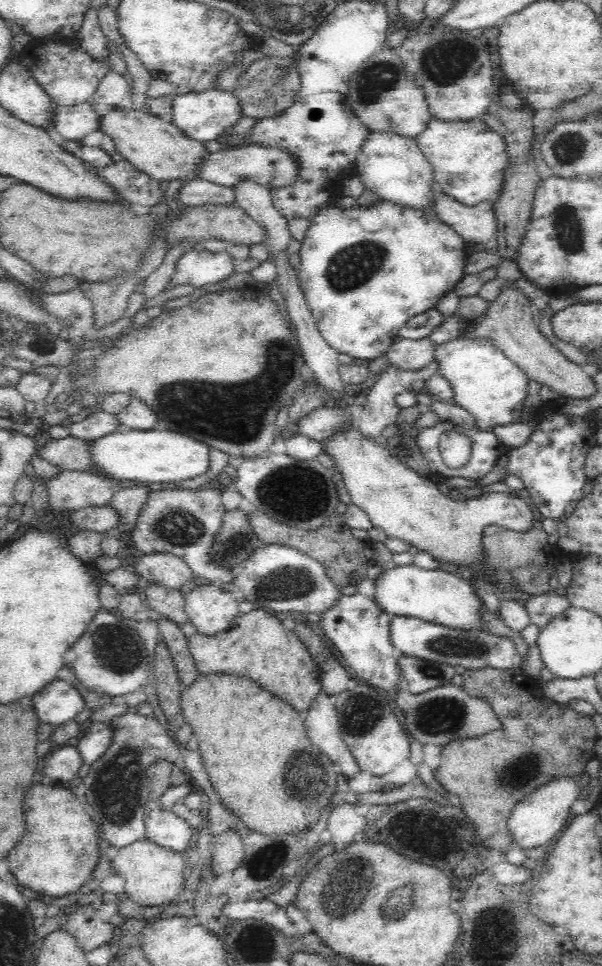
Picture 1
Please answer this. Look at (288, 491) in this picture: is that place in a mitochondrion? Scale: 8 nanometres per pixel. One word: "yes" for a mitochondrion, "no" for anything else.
yes

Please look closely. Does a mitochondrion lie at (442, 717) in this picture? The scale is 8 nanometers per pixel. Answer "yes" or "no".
yes

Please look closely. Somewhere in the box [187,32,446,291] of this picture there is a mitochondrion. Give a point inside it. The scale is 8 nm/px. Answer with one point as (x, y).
(377, 79)

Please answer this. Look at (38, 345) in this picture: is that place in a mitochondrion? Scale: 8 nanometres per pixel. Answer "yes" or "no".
yes

